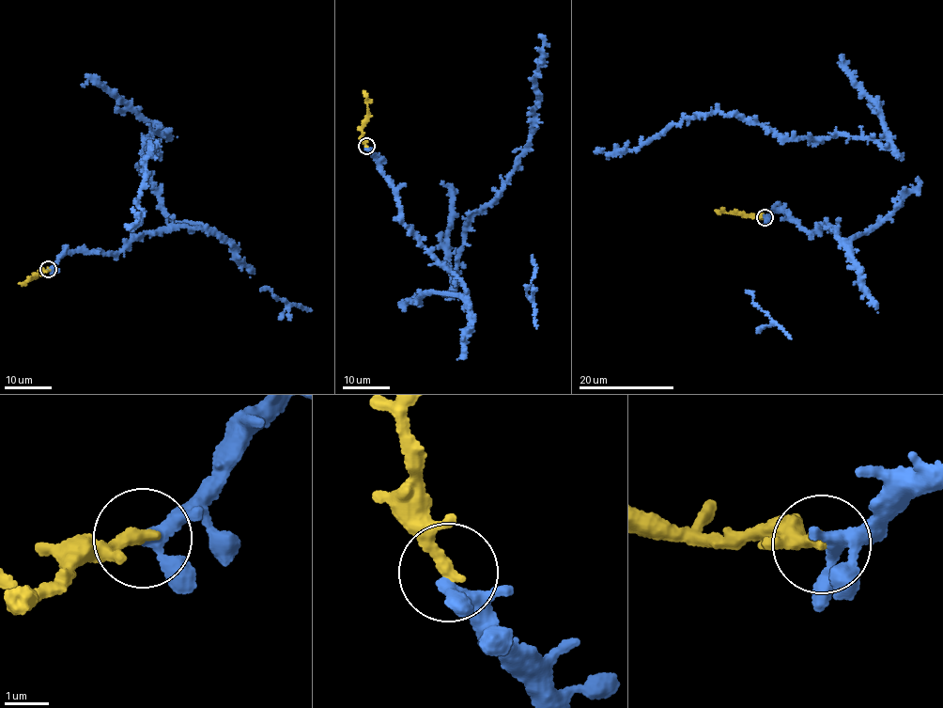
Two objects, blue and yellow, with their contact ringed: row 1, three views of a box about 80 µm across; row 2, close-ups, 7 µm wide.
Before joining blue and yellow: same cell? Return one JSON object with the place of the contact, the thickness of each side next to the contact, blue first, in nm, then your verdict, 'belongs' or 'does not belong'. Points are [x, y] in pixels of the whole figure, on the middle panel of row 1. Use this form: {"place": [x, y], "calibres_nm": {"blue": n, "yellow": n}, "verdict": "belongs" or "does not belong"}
{"place": [366, 146], "calibres_nm": {"blue": 240, "yellow": 320}, "verdict": "belongs"}

